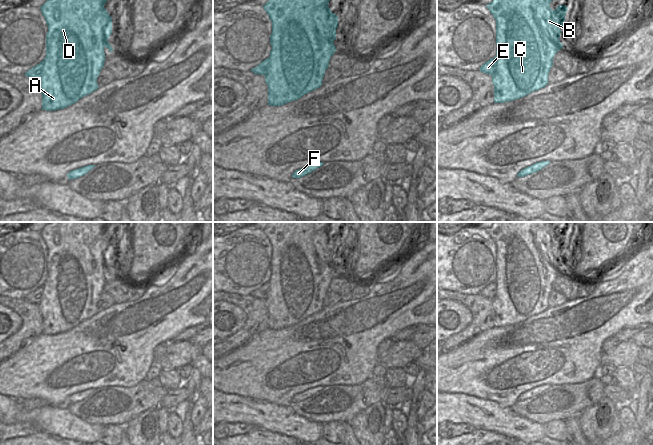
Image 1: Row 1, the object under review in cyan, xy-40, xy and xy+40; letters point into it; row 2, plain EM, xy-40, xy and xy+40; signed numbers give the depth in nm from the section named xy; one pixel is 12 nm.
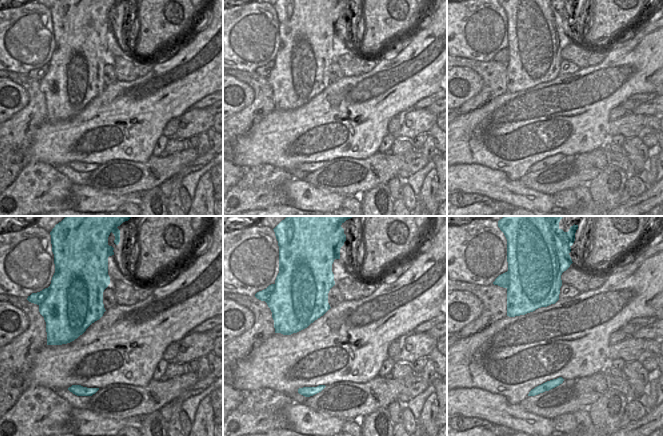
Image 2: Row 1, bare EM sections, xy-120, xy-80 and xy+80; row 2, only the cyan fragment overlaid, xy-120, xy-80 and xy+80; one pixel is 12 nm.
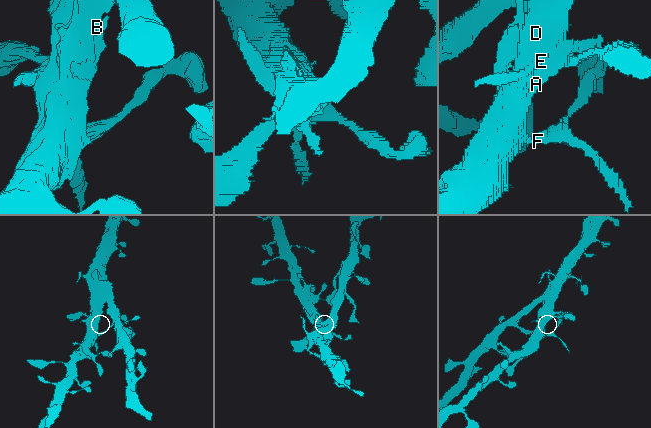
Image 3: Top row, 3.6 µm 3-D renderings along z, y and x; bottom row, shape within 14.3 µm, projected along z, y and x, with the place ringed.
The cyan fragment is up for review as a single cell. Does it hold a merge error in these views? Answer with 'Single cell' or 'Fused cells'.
Fused cells

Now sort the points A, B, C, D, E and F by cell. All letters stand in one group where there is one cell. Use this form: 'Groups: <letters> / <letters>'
Groups: A B C D F / E

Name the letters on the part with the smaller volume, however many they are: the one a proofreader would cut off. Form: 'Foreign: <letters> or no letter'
Foreign: E

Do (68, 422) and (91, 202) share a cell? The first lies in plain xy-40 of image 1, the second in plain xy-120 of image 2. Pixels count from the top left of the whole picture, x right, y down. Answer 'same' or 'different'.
same

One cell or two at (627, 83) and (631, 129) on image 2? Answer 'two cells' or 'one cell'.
two cells

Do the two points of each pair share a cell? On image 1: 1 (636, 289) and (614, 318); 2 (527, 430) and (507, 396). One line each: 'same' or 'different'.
1: same
2: different

